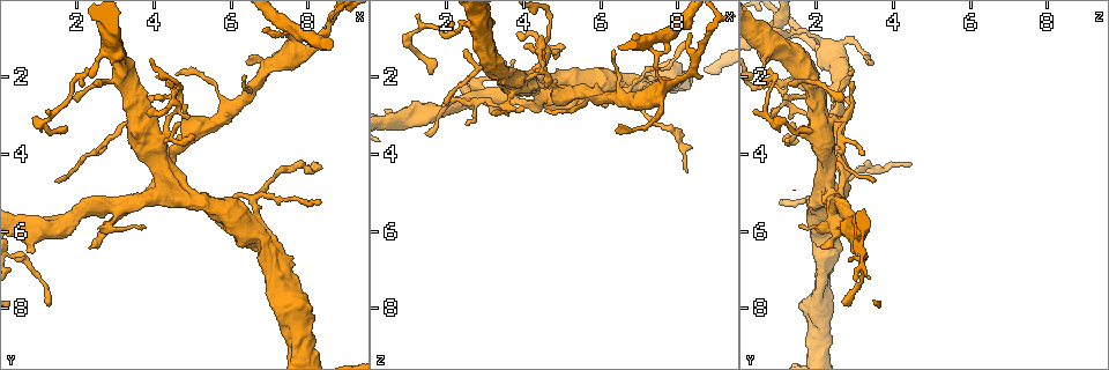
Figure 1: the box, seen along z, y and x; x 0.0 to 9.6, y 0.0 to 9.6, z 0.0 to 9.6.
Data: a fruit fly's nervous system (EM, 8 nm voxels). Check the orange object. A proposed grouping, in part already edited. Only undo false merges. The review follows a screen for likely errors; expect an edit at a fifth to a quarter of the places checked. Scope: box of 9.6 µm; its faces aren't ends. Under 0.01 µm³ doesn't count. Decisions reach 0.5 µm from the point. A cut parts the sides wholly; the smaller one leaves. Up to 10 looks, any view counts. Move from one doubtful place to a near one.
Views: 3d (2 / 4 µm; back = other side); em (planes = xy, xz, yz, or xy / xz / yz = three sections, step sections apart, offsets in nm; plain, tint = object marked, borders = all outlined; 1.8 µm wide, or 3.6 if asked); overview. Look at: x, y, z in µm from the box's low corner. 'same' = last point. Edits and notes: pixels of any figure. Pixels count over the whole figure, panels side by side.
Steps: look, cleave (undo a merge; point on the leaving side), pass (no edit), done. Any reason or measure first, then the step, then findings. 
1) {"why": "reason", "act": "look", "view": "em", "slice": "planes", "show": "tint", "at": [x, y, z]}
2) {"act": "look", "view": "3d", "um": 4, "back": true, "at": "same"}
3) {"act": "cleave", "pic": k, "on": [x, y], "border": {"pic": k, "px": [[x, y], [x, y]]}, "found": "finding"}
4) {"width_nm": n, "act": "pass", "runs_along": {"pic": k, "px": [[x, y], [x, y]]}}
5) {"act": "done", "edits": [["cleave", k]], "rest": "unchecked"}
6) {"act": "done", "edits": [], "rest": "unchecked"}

{"why": "touches itself", "act": "look", "view": "3d", "um": 2, "at": [4.60, 2.60, 1.20]}

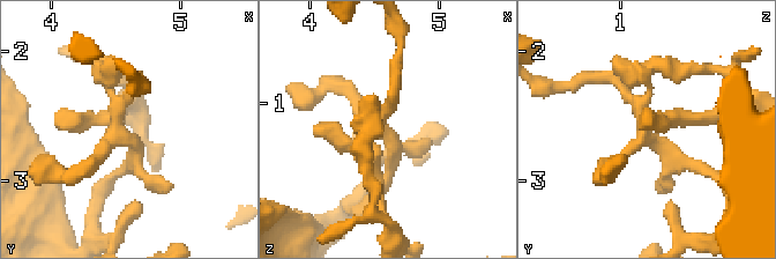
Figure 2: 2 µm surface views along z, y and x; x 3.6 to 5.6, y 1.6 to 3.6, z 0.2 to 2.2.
{"why": "need the tissue", "act": "look", "view": "em", "slice": "xy", "step": 4, "show": "tint", "at": [4.58, 2.64, 1.24]}

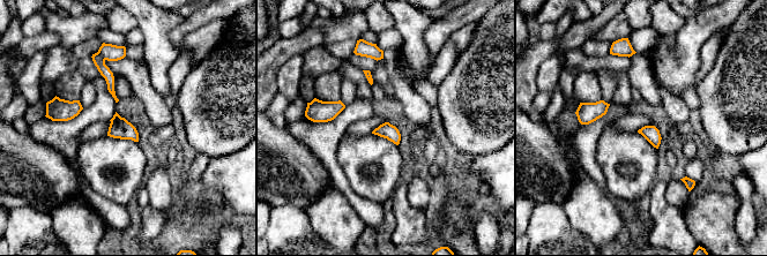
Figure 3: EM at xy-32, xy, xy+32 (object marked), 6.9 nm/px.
{"act": "look", "view": "em", "slice": "planes", "show": "borders", "at": "same"}

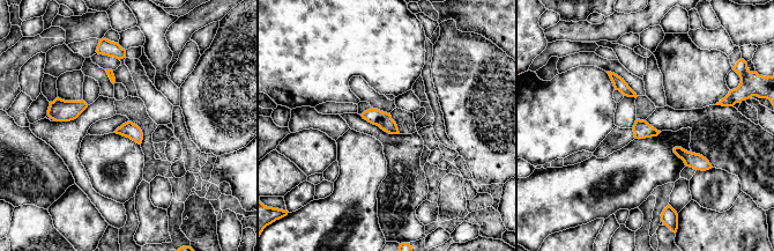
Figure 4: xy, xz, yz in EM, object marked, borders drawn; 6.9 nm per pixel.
{"width_nm": 110, "act": "pass", "found": "continuous, no second neuron"}

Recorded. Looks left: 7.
{"why": "side arm on a straight run", "act": "look", "view": "3d", "um": 4, "at": [6.65, 5.35, 2.30]}

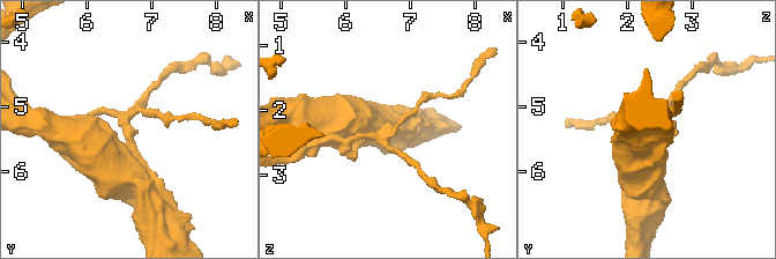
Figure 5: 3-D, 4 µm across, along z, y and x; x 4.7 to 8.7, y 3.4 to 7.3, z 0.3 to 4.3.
{"arms": 3, "why": "now the EM", "act": "look", "view": "em", "um": 3.6, "slice": "planes", "show": "plain", "at": [6.60, 5.35, 2.30]}

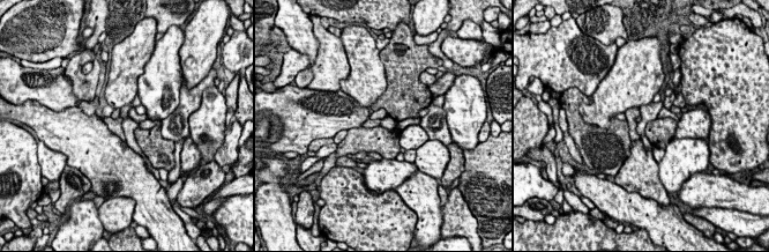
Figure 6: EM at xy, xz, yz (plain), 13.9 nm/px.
{"why": "with the object marked", "act": "look", "view": "em", "um": 3.6, "slice": "planes", "show": "tint", "at": "same"}

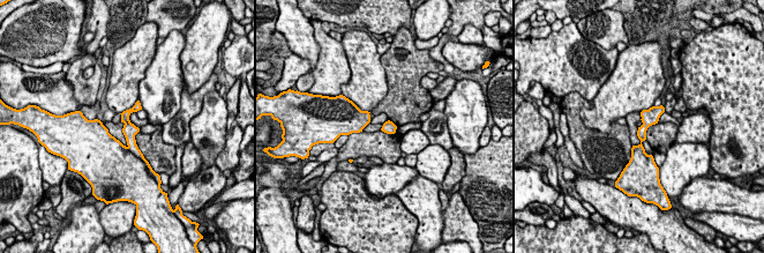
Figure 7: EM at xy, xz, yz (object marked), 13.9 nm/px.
{"act": "pass", "runs_along": {"pic": 7, "px": [[92, 126], [120, 154], [140, 156]]}, "found": "one neuron here"}

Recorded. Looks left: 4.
{"why": "abrupt turn", "act": "look", "view": "3d", "um": 2, "at": [3.10, 5.40, 2.50]}

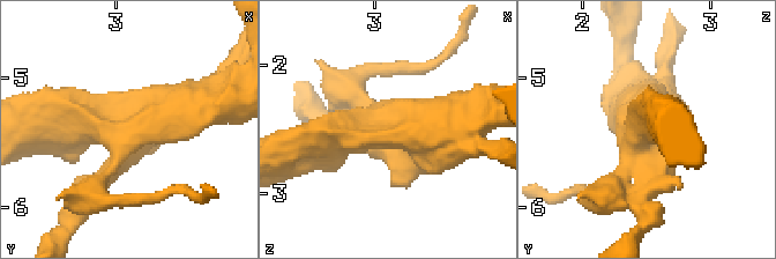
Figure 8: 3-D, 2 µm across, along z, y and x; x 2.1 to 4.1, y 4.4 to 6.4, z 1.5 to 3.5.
{"arms": 3, "arm_widths_nm": [180, 280, 300], "why": "now the EM", "act": "look", "view": "em", "slice": "xz", "step": 4, "show": "tint", "at": [3.04, 5.42, 2.52]}

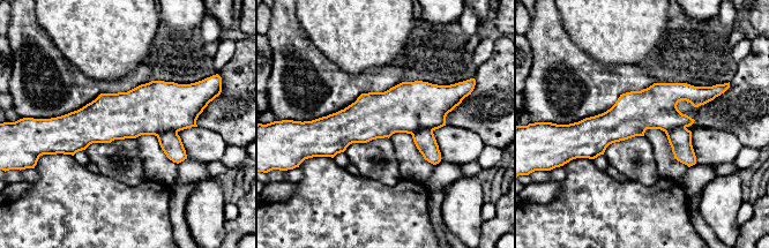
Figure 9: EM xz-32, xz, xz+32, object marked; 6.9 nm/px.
{"act": "look", "view": "em", "slice": "yz", "step": 16, "show": "tint", "at": "same"}

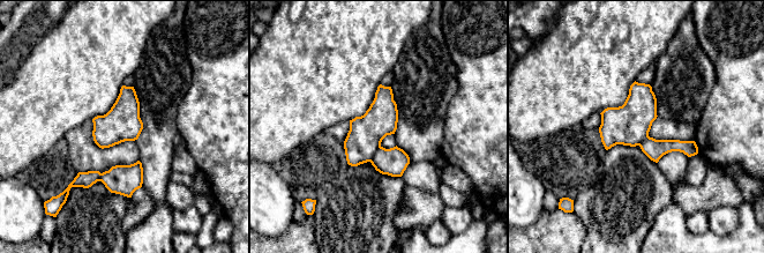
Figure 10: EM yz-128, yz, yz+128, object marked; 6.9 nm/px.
{"act": "pass", "found": "one neuron here"}

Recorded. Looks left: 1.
{"act": "done", "edits": [], "rest": "unchecked"}

